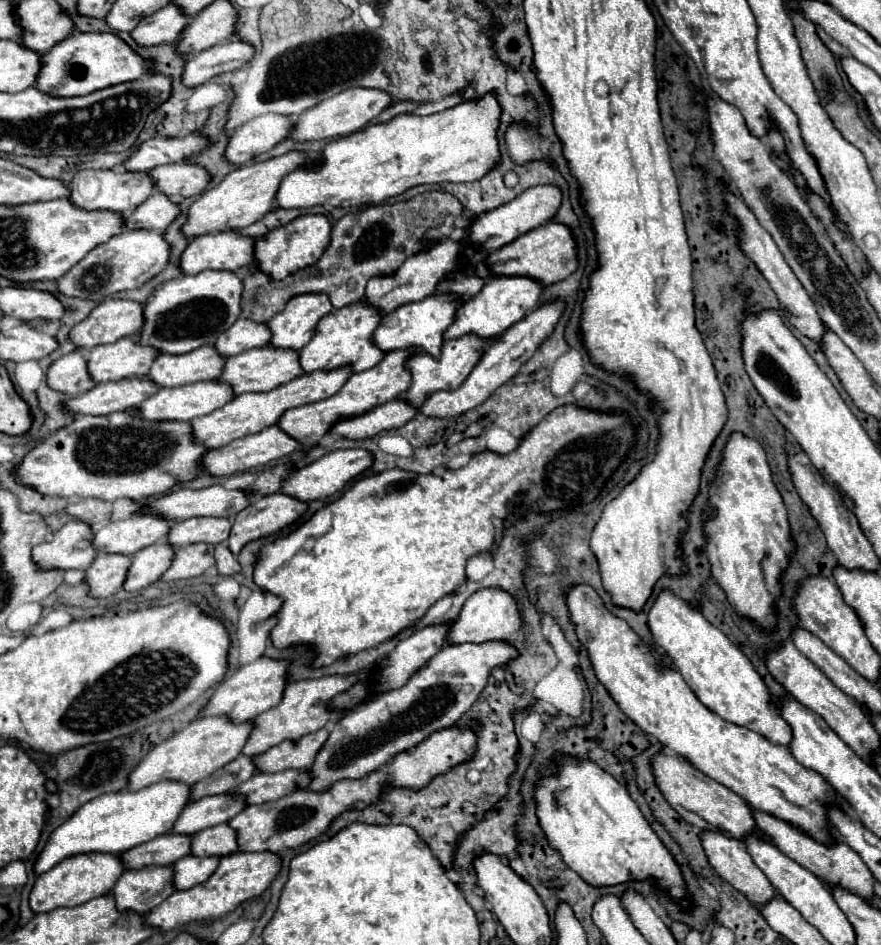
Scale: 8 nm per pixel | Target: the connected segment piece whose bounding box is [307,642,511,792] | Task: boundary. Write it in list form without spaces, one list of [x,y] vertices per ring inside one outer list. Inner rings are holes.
[[[483,642],[483,646],[445,646],[419,668],[405,686],[355,706],[355,710],[349,710],[339,722],[335,722],[327,742],[307,770],[311,776],[307,790],[327,792],[339,780],[365,778],[377,768],[389,764],[399,752],[413,750],[429,734],[451,728],[471,708],[479,690],[487,684],[491,666],[499,666],[499,662],[507,662],[507,658],[511,658],[511,650],[507,650],[503,642]]]

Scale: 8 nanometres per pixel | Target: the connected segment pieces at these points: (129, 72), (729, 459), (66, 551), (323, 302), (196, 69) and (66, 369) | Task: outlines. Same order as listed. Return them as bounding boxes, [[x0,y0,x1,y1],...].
[[37,32,143,96],[703,432,795,630],[31,520,95,570],[267,294,333,350],[181,40,253,88],[47,350,95,396]]

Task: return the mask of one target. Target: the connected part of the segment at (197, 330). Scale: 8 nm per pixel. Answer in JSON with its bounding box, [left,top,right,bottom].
[139,270,243,354]

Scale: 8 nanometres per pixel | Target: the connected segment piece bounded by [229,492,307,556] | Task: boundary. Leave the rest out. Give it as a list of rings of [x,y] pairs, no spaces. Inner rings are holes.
[[[281,492],[269,496],[251,496],[249,506],[237,512],[233,520],[233,528],[229,534],[229,550],[233,552],[233,556],[237,556],[247,542],[279,532],[281,528],[295,522],[305,510],[305,502],[299,502],[297,498],[291,498]]]

